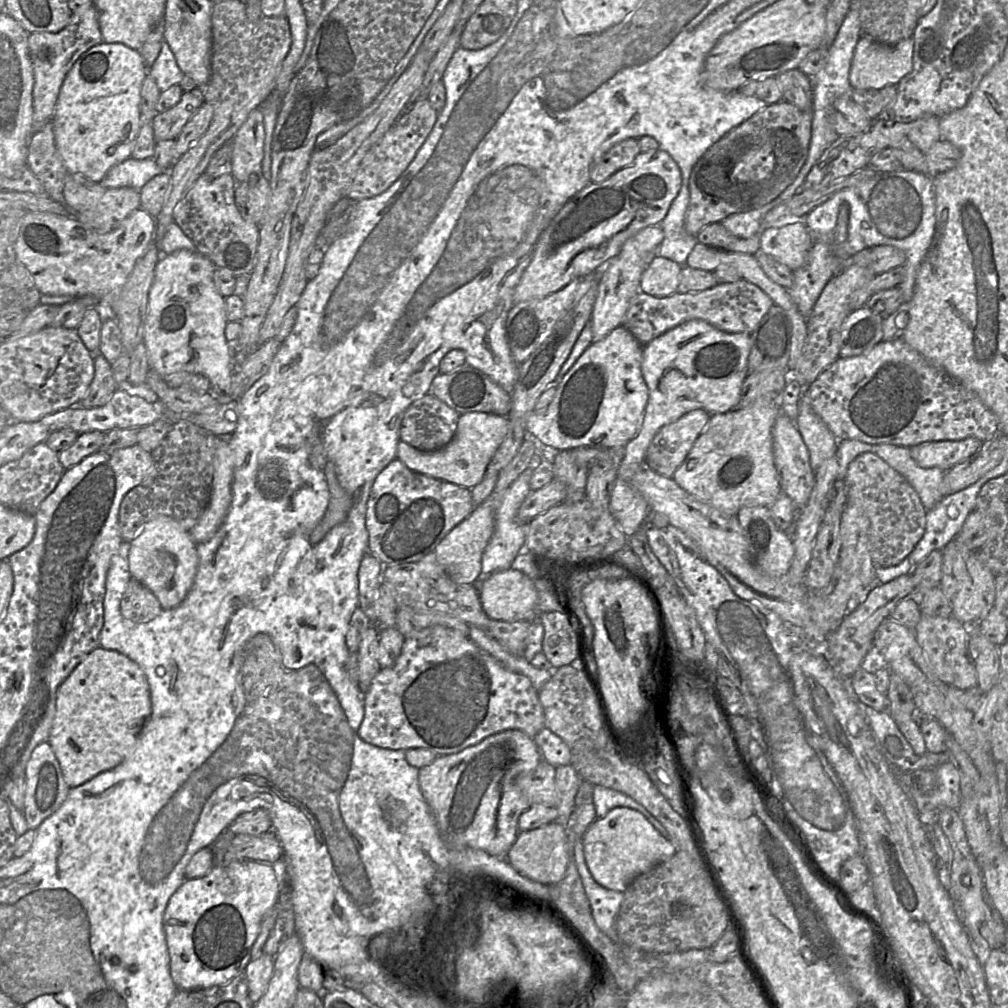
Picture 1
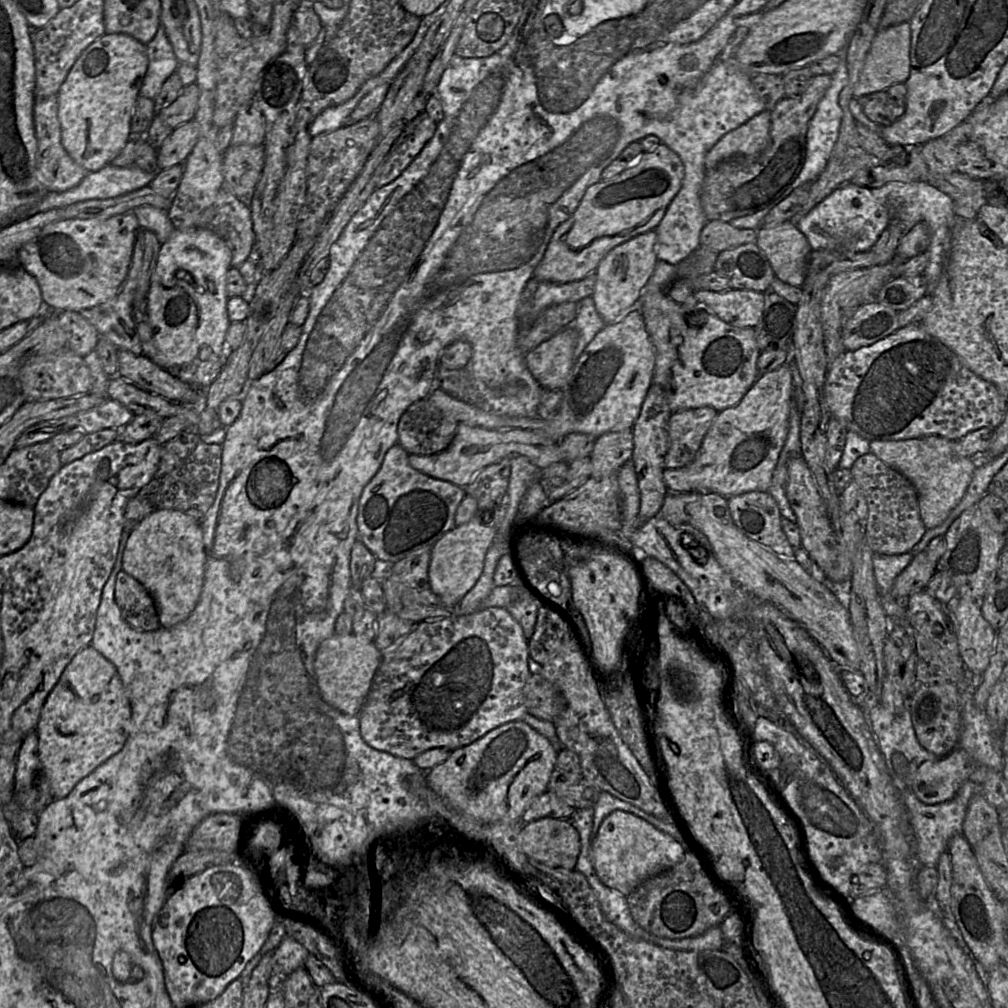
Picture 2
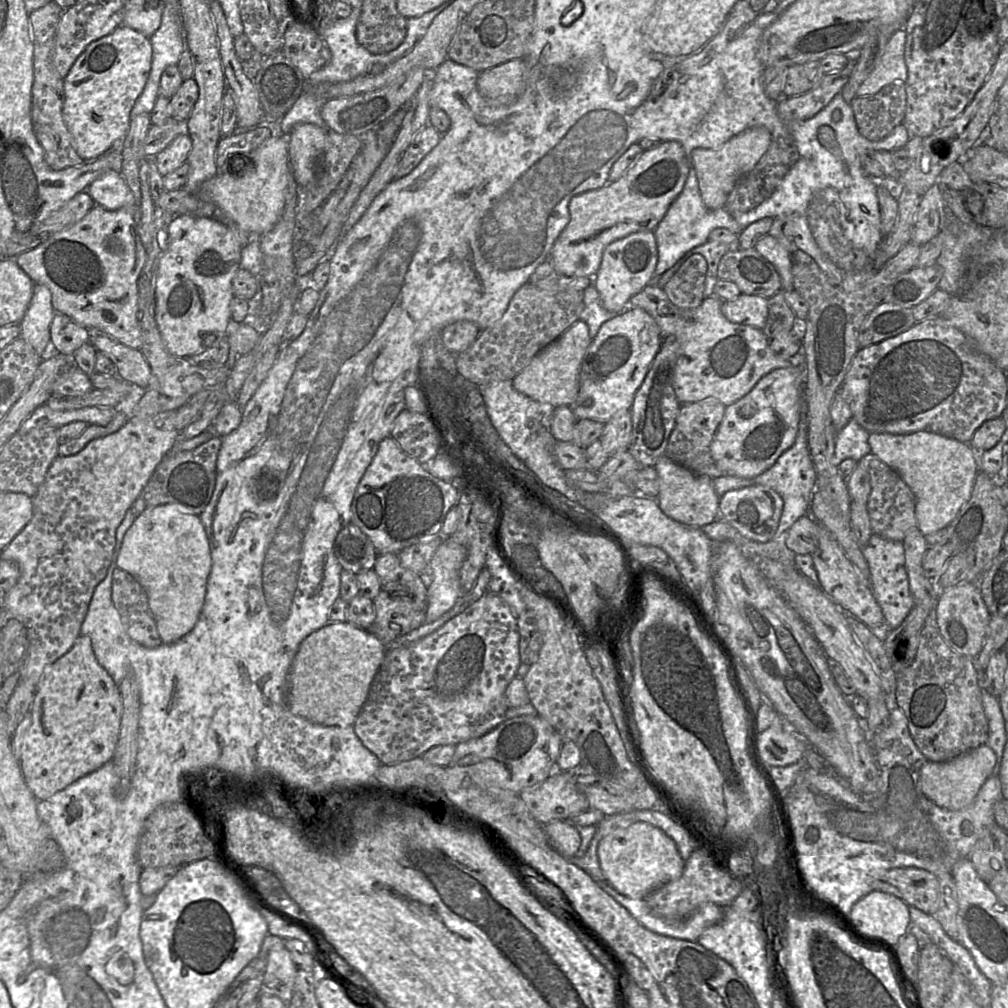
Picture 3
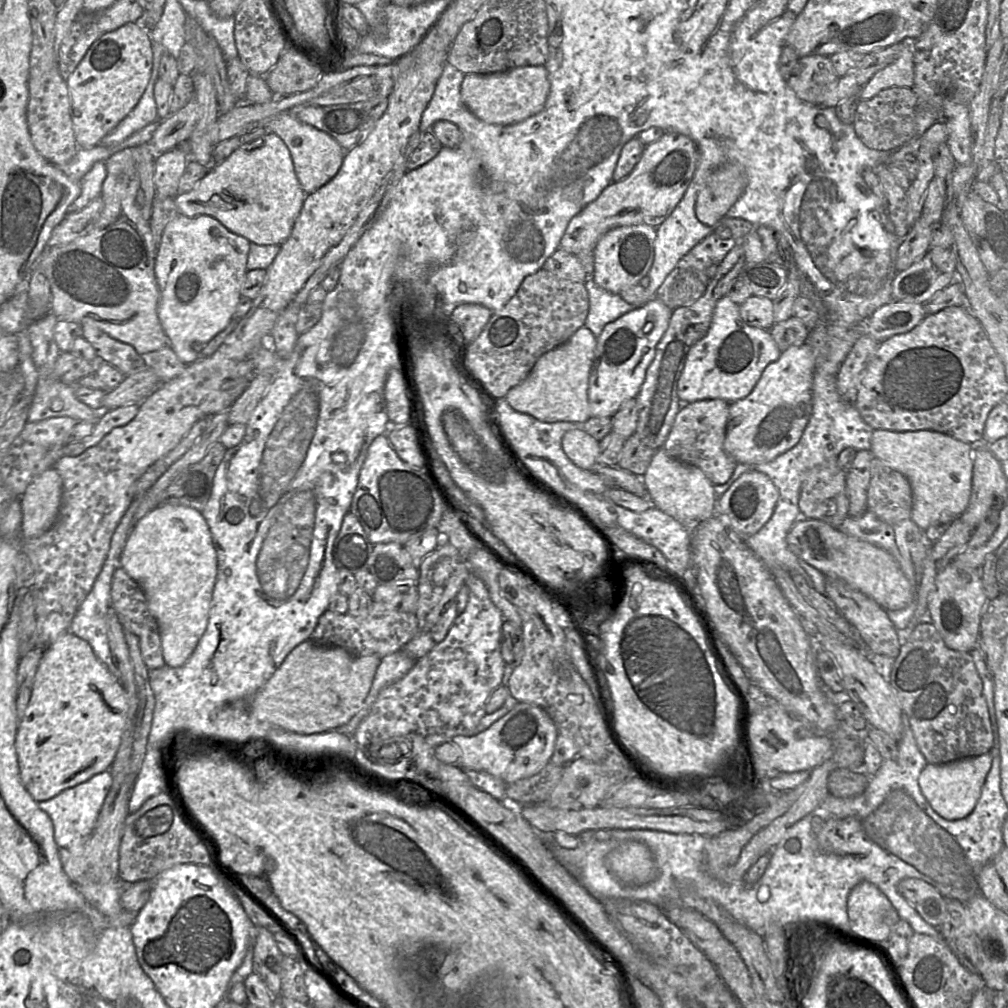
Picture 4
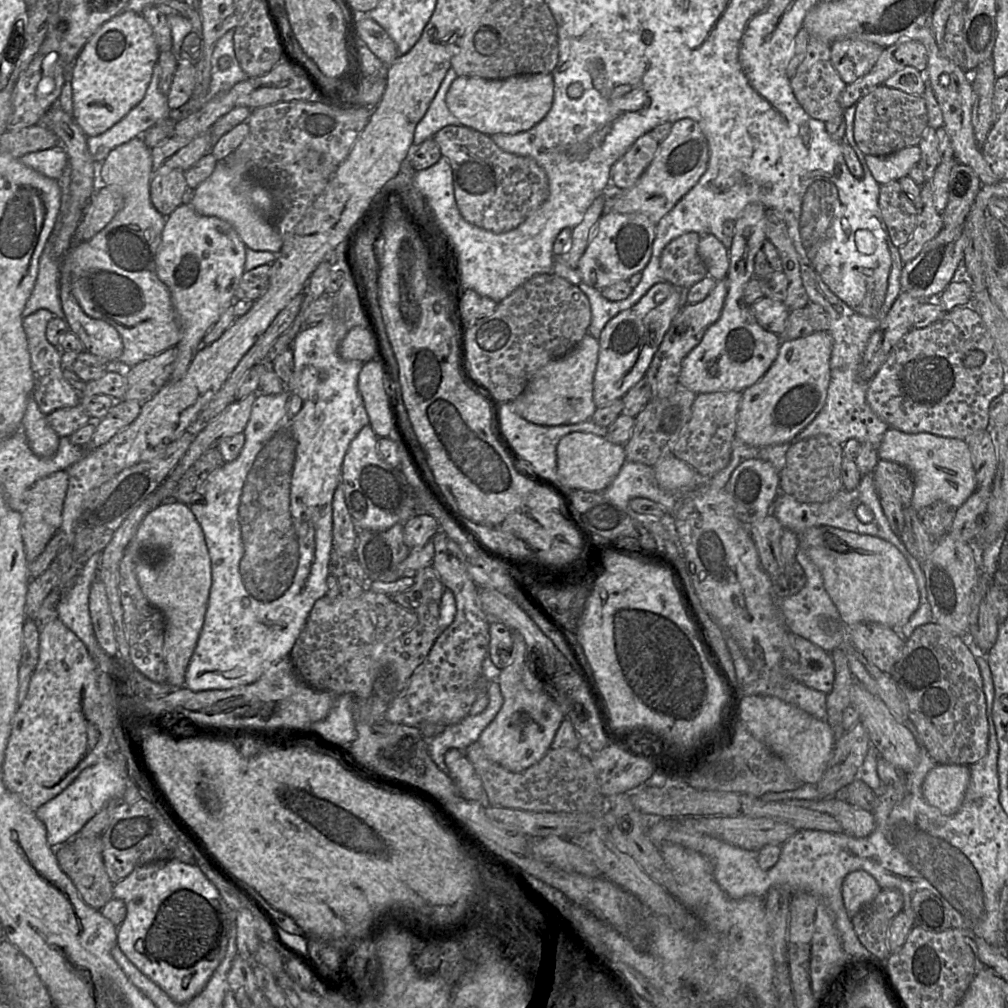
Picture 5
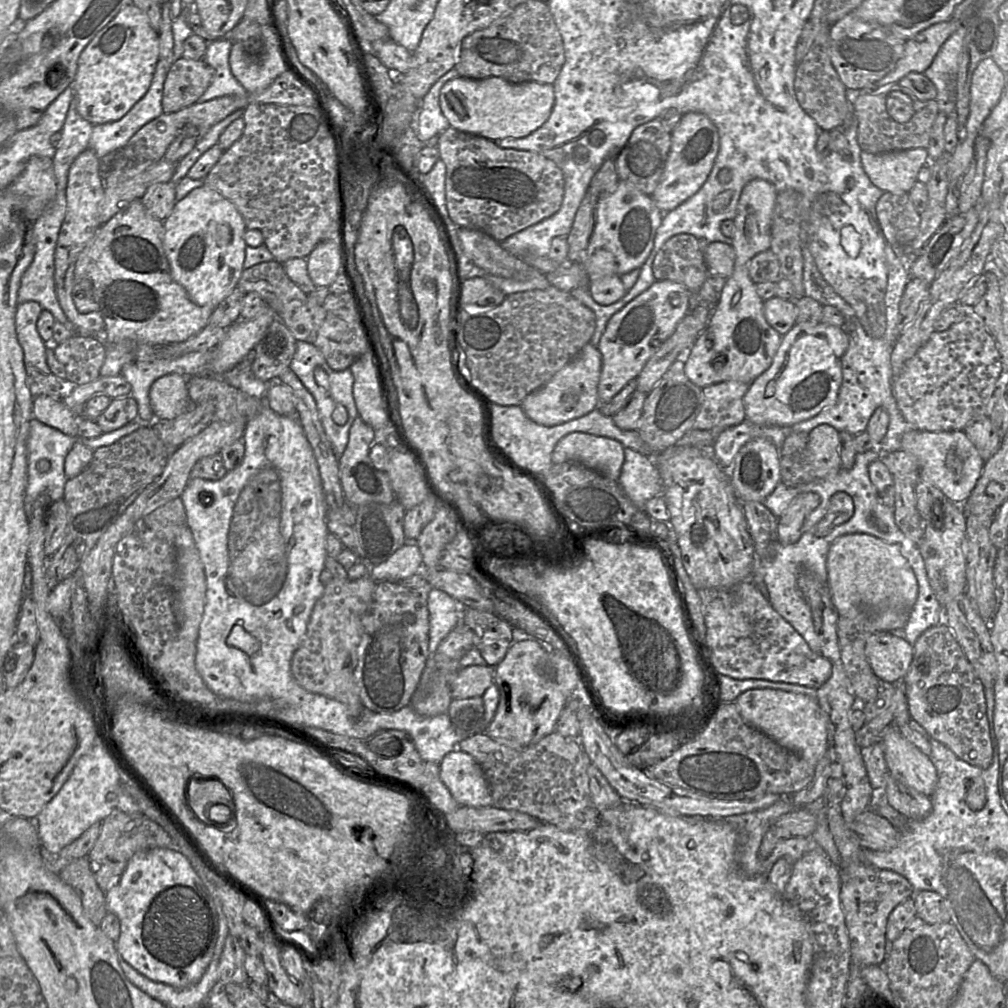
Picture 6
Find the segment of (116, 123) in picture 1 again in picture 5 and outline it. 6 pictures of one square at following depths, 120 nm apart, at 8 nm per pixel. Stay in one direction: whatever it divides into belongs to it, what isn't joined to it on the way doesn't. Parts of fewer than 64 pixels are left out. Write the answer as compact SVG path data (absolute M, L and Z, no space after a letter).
M123 10L90 38L77 56L72 67L73 119L87 137L98 136L122 120L144 98L160 50L153 31L139 14Z

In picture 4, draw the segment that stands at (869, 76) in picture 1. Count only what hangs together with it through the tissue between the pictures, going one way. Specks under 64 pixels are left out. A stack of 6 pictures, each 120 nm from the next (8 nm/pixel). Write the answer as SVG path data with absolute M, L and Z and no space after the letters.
M901 42L897 58L874 74L860 89L860 97L862 100L868 100L881 90L894 86L912 88L914 85L914 67L911 45L908 42Z

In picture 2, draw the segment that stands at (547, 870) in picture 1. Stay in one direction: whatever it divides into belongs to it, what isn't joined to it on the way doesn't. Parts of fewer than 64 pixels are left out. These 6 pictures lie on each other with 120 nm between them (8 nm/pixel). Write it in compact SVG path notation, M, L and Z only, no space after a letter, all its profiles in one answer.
M542 818L523 824L520 845L530 860L552 868L575 870L579 833L568 819Z

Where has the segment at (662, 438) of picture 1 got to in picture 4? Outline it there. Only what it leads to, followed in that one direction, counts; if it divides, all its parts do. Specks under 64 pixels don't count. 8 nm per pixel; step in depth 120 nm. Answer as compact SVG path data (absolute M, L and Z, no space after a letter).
M722 399L683 403L663 445L676 459L700 468L714 485L727 482L737 464L724 449L729 407Z

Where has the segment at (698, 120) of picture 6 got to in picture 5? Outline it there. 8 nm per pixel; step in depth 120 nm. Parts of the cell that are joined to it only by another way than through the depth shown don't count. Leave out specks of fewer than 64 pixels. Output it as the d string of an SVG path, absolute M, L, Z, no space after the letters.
M691 118L678 120L672 124L669 135L659 143L652 162L634 186L628 189L609 186L603 214L641 213L657 224L697 184L708 162L708 141L698 123Z

